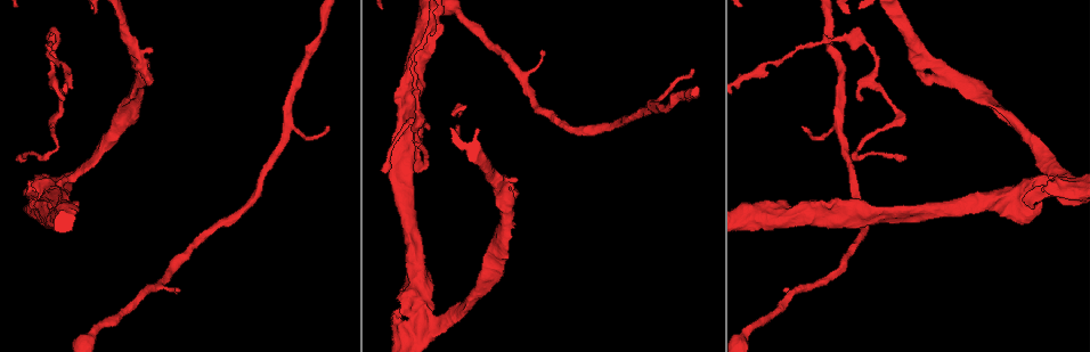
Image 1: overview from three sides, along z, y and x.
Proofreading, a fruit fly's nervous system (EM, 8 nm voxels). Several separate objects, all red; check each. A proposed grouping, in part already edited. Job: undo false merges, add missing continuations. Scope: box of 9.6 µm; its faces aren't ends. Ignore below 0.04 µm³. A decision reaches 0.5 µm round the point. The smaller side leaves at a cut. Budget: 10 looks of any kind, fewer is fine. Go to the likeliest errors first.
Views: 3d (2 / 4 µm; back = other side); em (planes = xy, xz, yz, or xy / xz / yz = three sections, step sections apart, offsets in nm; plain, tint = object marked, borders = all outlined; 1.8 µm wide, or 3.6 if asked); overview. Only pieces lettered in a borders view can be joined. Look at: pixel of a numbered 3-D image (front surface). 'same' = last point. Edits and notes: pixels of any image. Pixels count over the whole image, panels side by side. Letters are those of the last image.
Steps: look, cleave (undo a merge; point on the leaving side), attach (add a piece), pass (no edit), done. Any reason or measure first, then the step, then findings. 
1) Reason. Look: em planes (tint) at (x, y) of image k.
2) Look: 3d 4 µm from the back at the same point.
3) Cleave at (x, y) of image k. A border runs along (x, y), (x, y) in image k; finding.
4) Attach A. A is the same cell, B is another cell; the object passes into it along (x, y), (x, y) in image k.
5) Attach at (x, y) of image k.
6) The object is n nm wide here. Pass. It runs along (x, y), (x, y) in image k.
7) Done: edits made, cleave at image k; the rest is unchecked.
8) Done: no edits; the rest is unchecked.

Branch stops here. Look: em yz step 16 (borders) at (912, 50) of image 1.

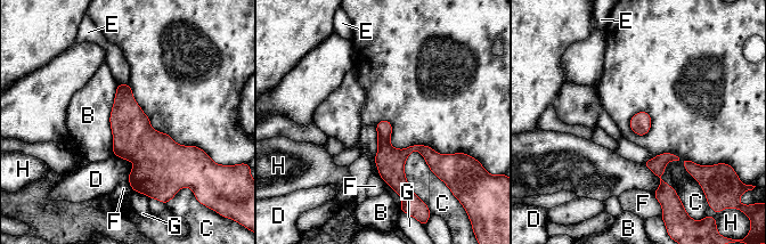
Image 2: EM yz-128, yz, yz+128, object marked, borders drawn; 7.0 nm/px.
Look: em planes (borders) at the same point.

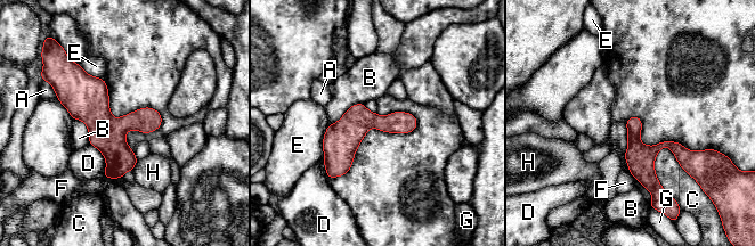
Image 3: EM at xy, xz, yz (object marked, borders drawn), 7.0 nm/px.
Pass. A, B, C, D, E, F, G and H are other cells; a border runs along (363, 103), (356, 103), (329, 124) in image 3; no lettered piece goes on from it.

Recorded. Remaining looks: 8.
Look: 3d 2 µm at (58, 117) of image 1.

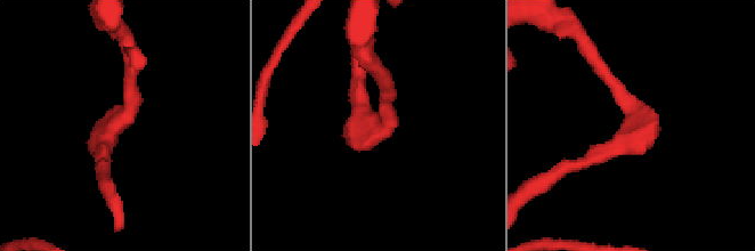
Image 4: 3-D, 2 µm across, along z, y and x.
Need the tissue. Look: em xy step 8 (tint) at (120, 117) of image 4.

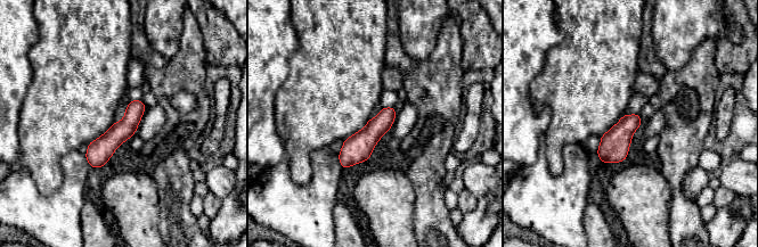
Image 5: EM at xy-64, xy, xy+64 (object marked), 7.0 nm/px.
Look: em planes (borders) at the same point.

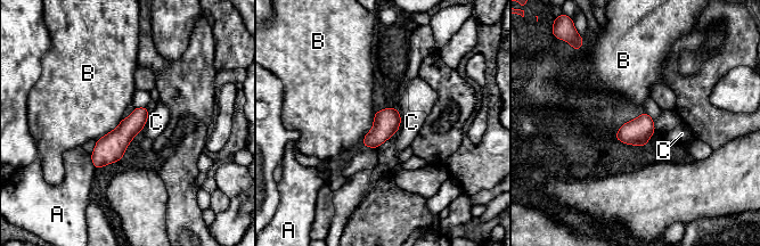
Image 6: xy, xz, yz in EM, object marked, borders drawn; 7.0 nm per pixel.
Pass. A, B and C are other cells; it runs along (142, 109), (97, 164) in image 6; one neuron here.

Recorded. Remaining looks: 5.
Closes a loop. Look: 3d 4 µm at (33, 203) of image 1.

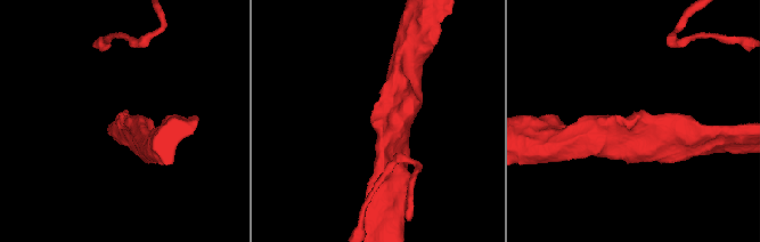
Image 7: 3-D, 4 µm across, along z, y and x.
Look: em yz step 8 (tint) at (380, 135) of image 7.

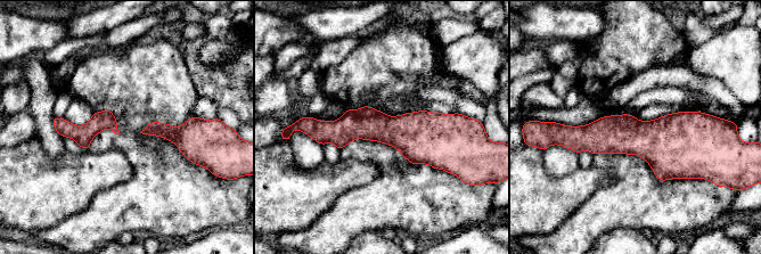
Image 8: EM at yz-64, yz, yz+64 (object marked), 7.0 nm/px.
Look: em planes (borders) at the same point.

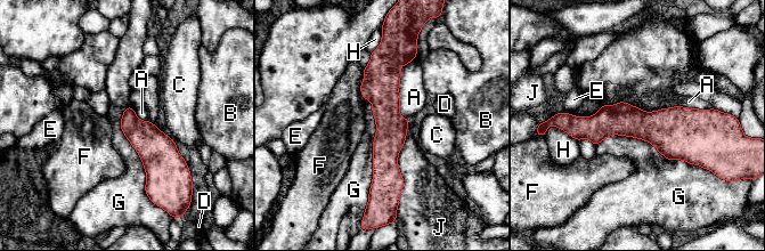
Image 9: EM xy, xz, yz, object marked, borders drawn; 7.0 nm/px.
Pass. A, B, C, D, E, F, G, H and J are other cells; a border runs along (596, 144), (634, 136), (704, 168) in image 9; continuous, no second neuron.

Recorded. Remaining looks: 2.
Done: no edits; the rest is unchecked.

